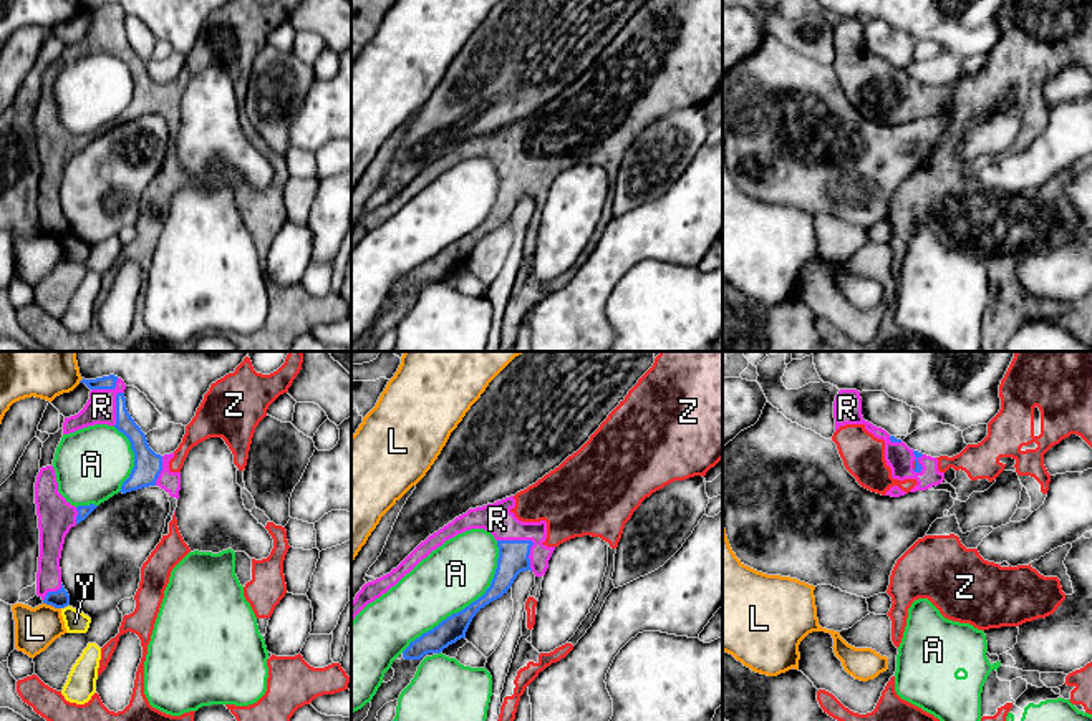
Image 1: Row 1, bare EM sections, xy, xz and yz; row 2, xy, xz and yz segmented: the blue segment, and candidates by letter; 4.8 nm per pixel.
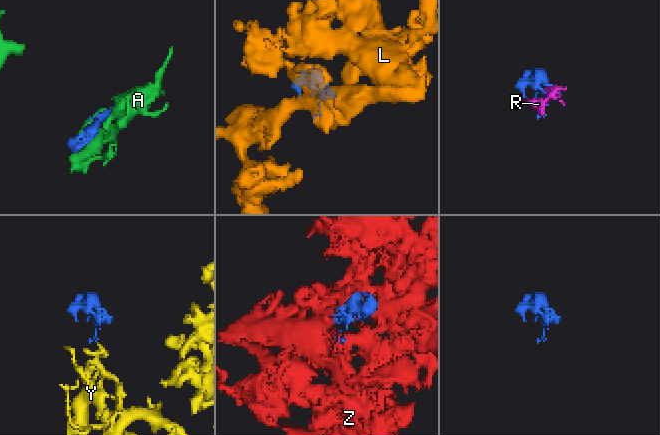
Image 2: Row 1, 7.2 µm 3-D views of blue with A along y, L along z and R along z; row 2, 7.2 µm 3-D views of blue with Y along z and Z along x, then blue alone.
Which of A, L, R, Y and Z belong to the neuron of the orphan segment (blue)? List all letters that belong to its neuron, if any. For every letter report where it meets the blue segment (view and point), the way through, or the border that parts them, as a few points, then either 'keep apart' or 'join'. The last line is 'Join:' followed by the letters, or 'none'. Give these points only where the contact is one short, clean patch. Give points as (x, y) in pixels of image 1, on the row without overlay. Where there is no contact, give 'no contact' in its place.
A: xz (469, 234) | keep apart
L: xy (52, 234) | keep apart
R: xz (529, 169) | join
Y: xy (65, 234) | along xy (68, 232), (62, 237) | keep apart
Z: yz (915, 95) | join
Join: R, Z

